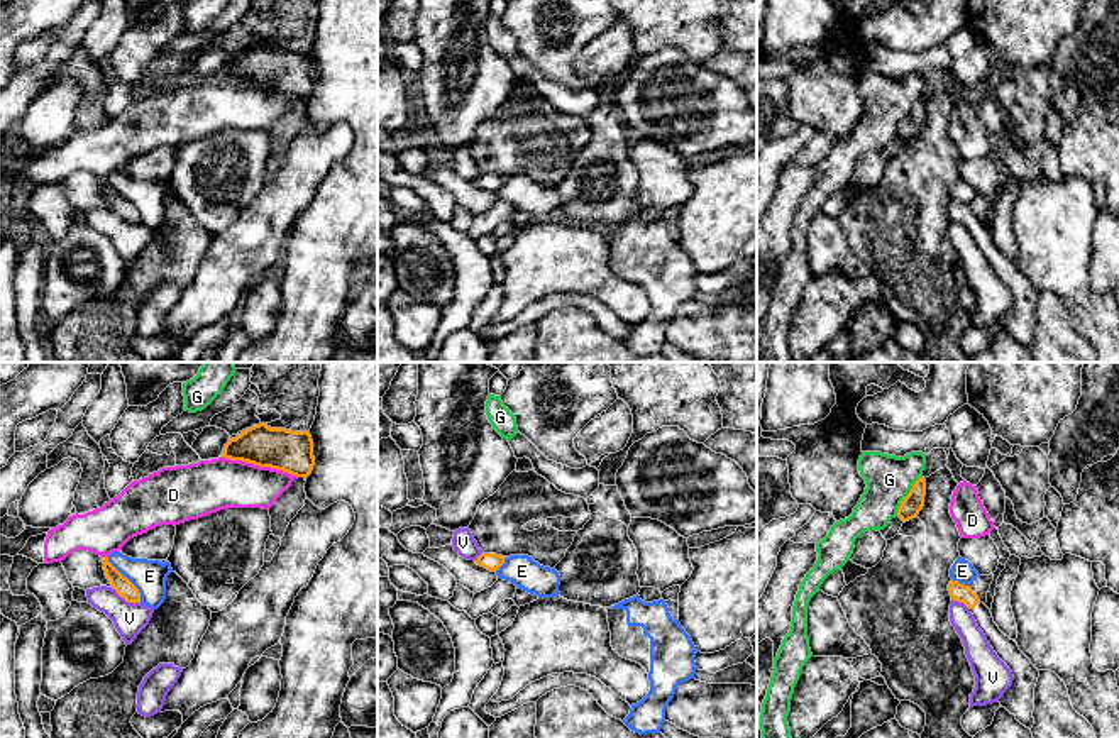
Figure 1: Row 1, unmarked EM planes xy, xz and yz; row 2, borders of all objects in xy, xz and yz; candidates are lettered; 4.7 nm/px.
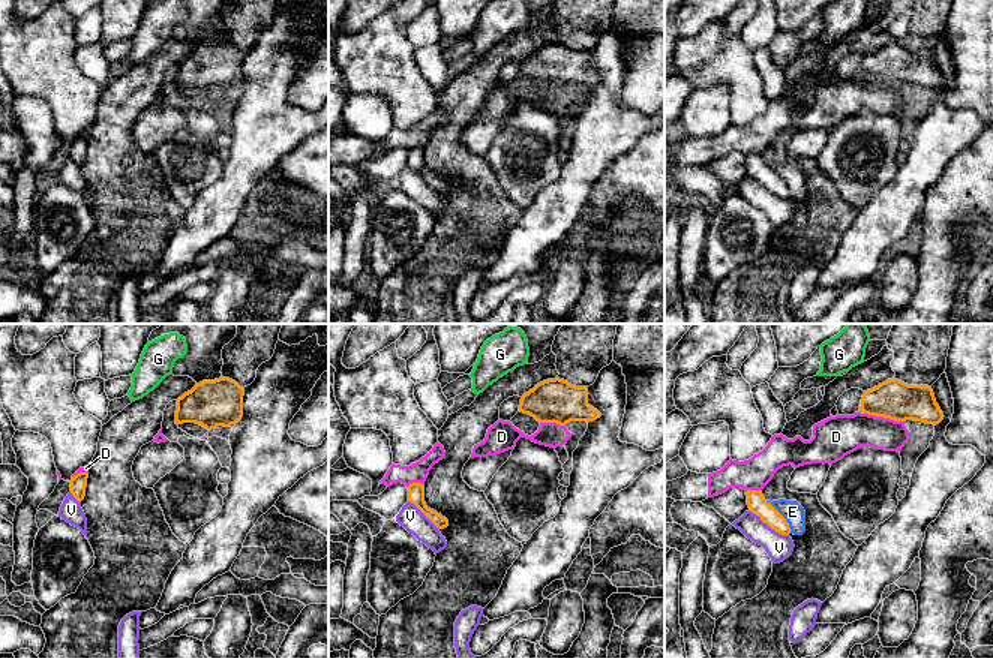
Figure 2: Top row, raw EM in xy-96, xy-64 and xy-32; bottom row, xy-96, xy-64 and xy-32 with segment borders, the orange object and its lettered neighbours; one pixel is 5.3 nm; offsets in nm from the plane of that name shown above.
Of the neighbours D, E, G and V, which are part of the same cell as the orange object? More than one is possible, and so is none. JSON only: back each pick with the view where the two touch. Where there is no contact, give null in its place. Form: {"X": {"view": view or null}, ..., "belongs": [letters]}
{"belongs": []}

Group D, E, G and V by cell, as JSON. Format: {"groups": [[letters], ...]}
{"groups": [["D"], ["E"], ["G"], ["V"]]}

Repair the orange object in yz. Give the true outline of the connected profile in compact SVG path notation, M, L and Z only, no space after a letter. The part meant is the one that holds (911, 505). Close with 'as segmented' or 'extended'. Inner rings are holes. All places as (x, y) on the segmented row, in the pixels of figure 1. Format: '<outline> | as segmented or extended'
M919 477L912 484L912 489L909 491L909 494L901 501L897 516L904 523L916 518L924 506L924 496L926 496L926 481L924 481L924 477Z | as segmented

